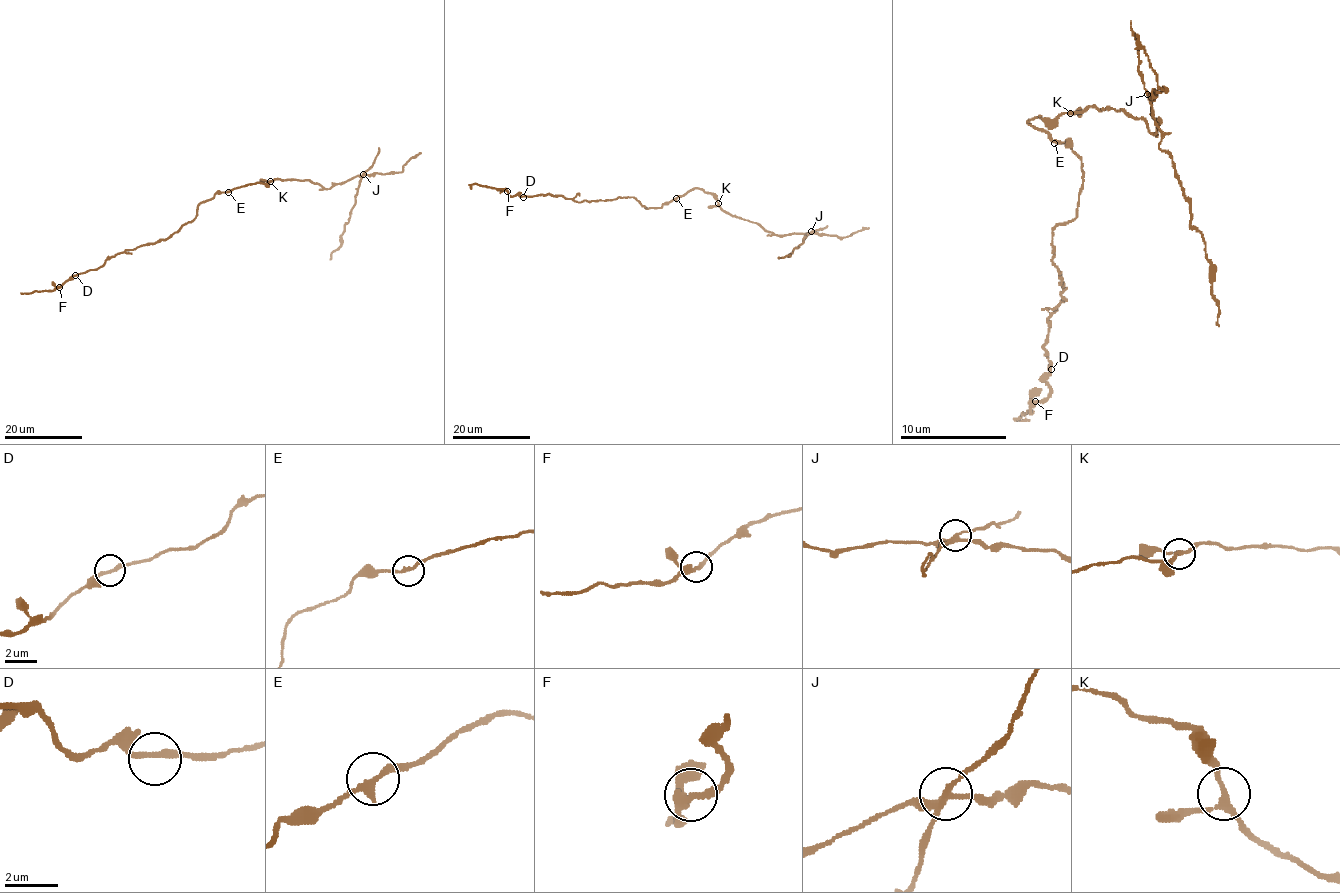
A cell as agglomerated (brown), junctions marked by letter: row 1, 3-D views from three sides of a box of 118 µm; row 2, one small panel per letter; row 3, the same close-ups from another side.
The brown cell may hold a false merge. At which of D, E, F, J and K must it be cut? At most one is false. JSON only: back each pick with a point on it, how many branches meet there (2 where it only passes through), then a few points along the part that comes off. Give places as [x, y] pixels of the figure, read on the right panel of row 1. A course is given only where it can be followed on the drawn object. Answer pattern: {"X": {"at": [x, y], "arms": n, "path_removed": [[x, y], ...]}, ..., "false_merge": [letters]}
{"J": {"at": [1147, 94], "arms": 4, "path_removed": [[1147, 95], [1161, 132], [1158, 145], [1171, 159], [1211, 265], [1219, 327]]}, "false_merge": ["J"]}

